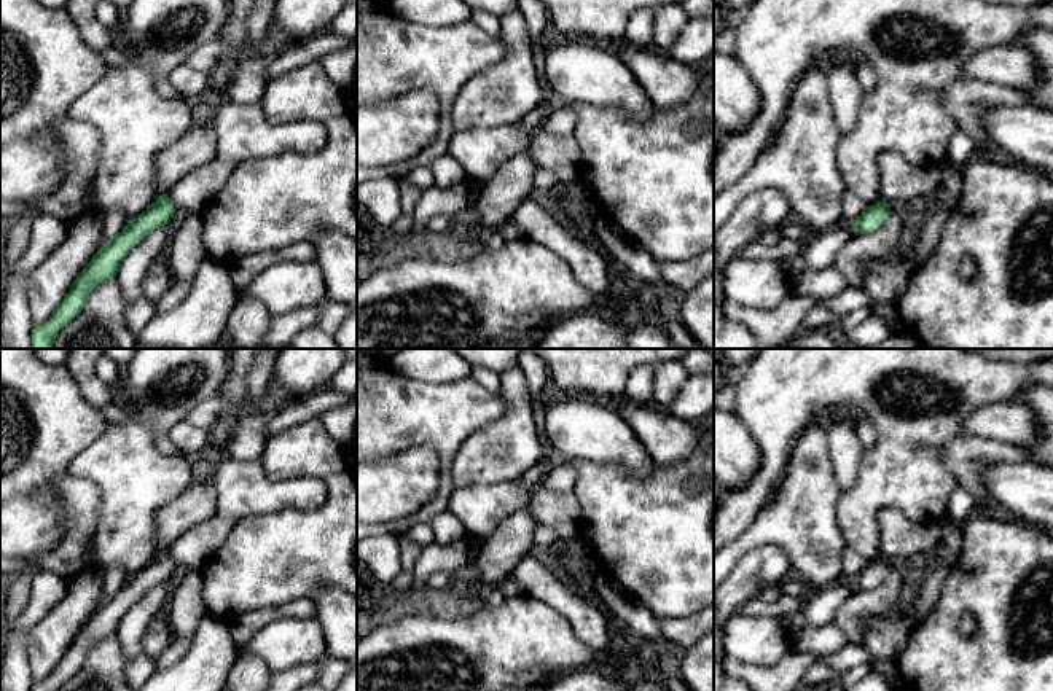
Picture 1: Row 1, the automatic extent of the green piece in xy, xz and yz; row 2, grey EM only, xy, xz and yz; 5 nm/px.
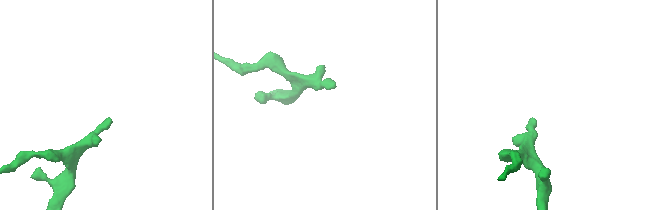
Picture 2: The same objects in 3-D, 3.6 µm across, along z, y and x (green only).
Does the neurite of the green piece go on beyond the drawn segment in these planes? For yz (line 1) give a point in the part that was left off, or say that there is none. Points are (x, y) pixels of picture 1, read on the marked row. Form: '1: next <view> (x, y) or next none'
1: next none

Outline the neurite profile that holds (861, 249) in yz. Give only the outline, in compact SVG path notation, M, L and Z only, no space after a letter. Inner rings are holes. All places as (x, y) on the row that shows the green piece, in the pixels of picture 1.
M891 204L889 218L876 232L852 234L833 261L833 267L849 287L865 290L865 264L894 256L902 231L910 224L910 217L910 207Z

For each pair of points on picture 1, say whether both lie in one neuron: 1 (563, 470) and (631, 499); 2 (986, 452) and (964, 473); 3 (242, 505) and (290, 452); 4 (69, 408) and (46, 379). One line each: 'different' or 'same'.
1: different
2: same
3: different
4: same

